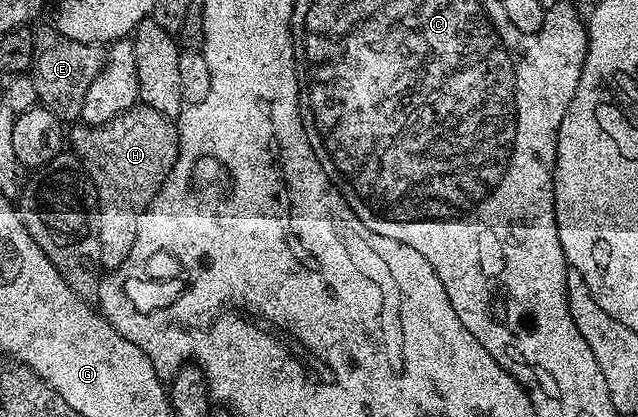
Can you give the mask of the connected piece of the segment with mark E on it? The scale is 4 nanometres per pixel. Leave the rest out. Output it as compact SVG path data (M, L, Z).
M54 24L42 26L39 30L35 29L33 44L32 77L36 84L39 103L52 111L63 124L81 119L84 96L88 96L92 80L96 80L96 76L102 70L103 47L80 44L80 40L68 40L68 36L61 34Z

